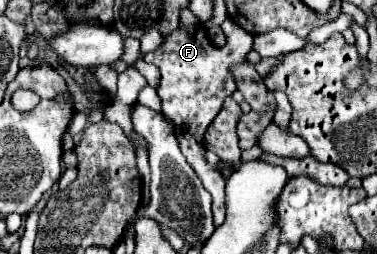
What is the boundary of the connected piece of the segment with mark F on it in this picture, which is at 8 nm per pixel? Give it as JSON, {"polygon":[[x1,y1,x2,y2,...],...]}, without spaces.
{"polygon":[[227,19,226,46,218,48,210,42,206,28,196,22,186,28,174,30,174,34,164,36,164,42,160,48,144,54,144,60,156,64,162,72,158,96,166,102,166,116,174,122,176,138,182,154,186,156,188,164,194,168,204,188,212,196,212,212,214,212,216,226,224,222,224,176,216,168,212,168,204,158,206,154,204,132,208,124,214,120,214,116,218,114,218,110,222,108,222,100,236,90,236,84,230,78,228,66,245,61,247,54,252,50,253,39,252,34,238,26,232,19]]}

